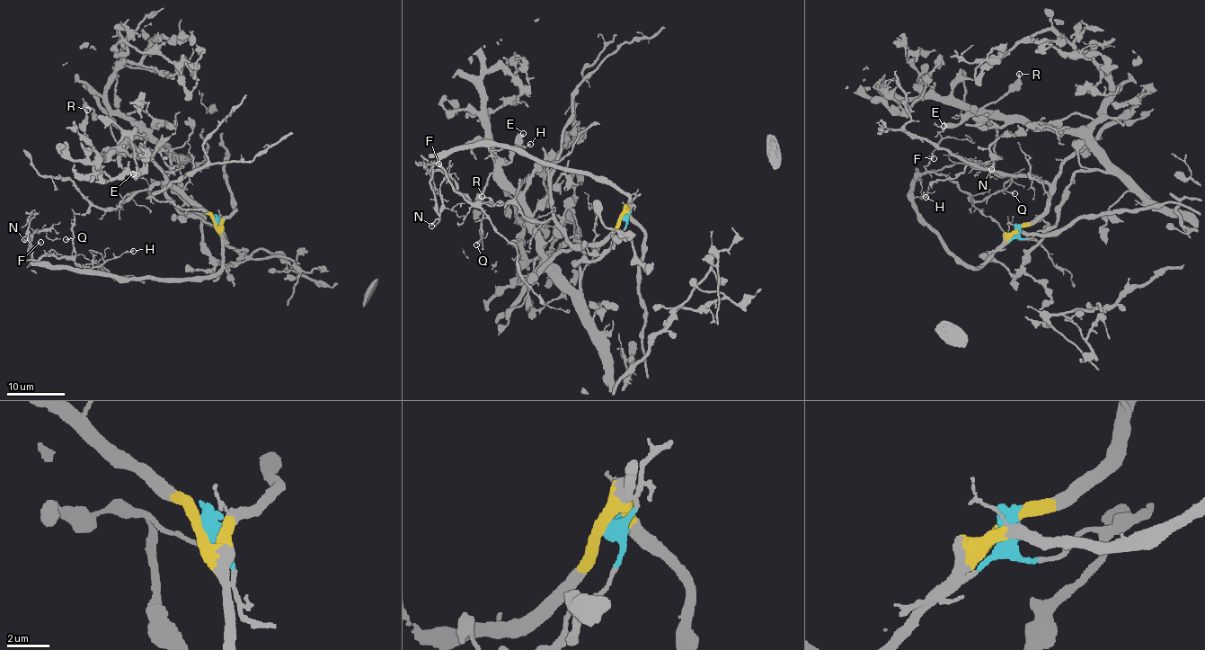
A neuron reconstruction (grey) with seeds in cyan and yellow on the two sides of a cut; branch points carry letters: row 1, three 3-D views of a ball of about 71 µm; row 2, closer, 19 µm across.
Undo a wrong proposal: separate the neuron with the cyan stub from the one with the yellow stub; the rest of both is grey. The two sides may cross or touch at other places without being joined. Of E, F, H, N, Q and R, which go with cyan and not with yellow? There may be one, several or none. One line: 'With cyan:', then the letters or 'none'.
With cyan: E, R

